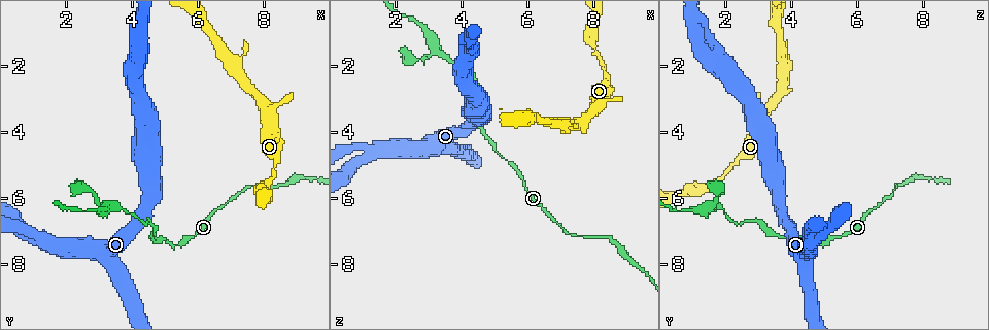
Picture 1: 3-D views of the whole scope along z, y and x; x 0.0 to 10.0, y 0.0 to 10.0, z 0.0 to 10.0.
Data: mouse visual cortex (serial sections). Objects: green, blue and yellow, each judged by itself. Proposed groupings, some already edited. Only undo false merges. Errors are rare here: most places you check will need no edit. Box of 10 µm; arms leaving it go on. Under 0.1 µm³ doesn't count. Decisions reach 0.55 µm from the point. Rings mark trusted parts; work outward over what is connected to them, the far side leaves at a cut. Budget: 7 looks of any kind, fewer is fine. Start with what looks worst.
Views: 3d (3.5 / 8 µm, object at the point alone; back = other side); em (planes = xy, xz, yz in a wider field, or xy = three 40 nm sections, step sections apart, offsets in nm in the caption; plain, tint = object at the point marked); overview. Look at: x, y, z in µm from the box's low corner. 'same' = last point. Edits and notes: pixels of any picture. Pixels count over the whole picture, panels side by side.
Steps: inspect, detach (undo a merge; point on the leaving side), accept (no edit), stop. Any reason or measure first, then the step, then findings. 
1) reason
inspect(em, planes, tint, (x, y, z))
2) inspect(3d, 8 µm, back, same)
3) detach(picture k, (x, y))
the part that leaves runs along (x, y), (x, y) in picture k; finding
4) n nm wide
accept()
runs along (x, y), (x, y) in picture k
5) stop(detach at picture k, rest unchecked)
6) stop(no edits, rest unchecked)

side arm on a straight run
inspect(3d, 3.5 µm, (1.30, 7.30, 4.65))

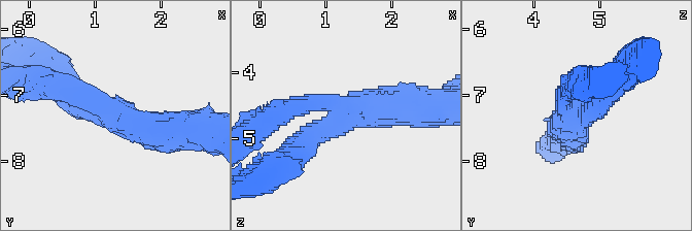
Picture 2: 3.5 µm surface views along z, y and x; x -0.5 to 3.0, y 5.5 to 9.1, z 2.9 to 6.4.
3 arms; arms of 300, 350, 500 nm
inspect(em, planes, tint, (1.25, 7.25, 4.65))

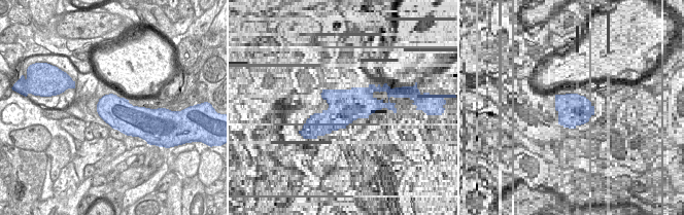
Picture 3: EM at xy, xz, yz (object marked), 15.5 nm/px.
accept()
runs along (410, 107), (350, 110), (293, 156) in picture 2; one cell here

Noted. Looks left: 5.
narrows sharply
inspect(em, xy, step 5, tint, (5.30, 7.35, 4.85))

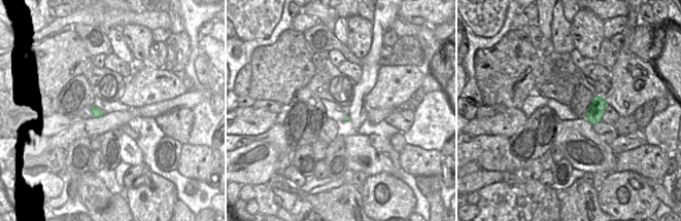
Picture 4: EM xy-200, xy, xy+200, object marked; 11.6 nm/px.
see where the arms go
inspect(3d, 3.5 µm, same)

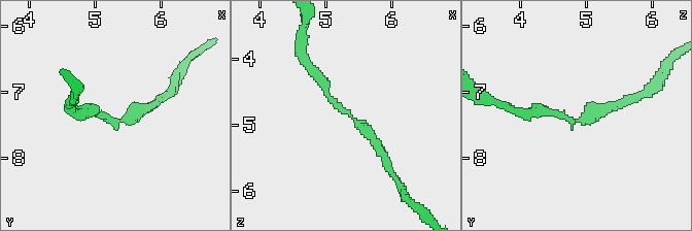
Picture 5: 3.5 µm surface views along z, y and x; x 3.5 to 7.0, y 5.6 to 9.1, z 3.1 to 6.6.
accept()
runs along (387, 163), (308, 63) in picture 5; continuous, no second cell

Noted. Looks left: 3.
sharp bend
inspect(3d, 3.5 µm, back, (3.25, 6.35, 1.45))

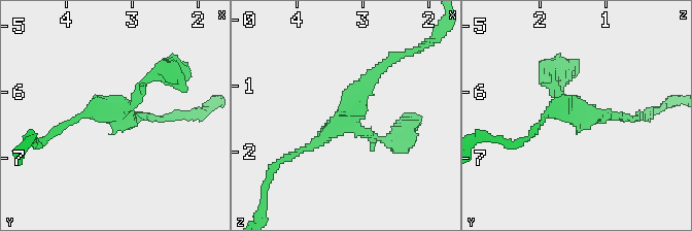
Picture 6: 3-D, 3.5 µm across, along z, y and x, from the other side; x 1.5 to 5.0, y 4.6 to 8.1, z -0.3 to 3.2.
need the tissue
inspect(em, xy, step 3, plain, (3.25, 6.30, 1.50))

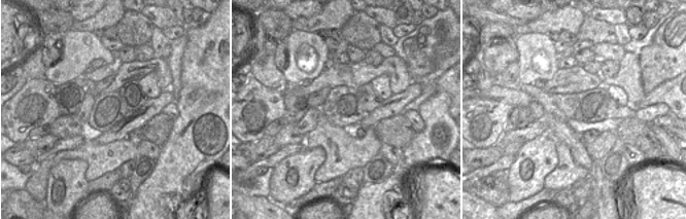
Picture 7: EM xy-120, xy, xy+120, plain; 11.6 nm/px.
inspect(em, xy, step 3, tint, same)

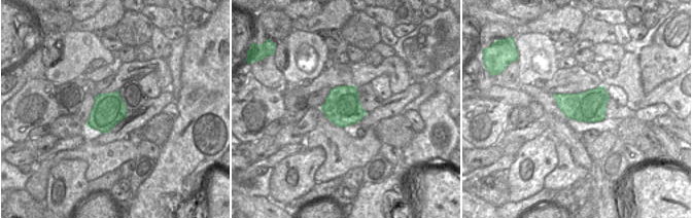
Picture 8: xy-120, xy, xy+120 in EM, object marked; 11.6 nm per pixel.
accept()
runs along (62, 128), (91, 109), (128, 106), (163, 71) in picture 6; all the same cell

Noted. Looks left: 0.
stop(no edits, rest unchecked)

